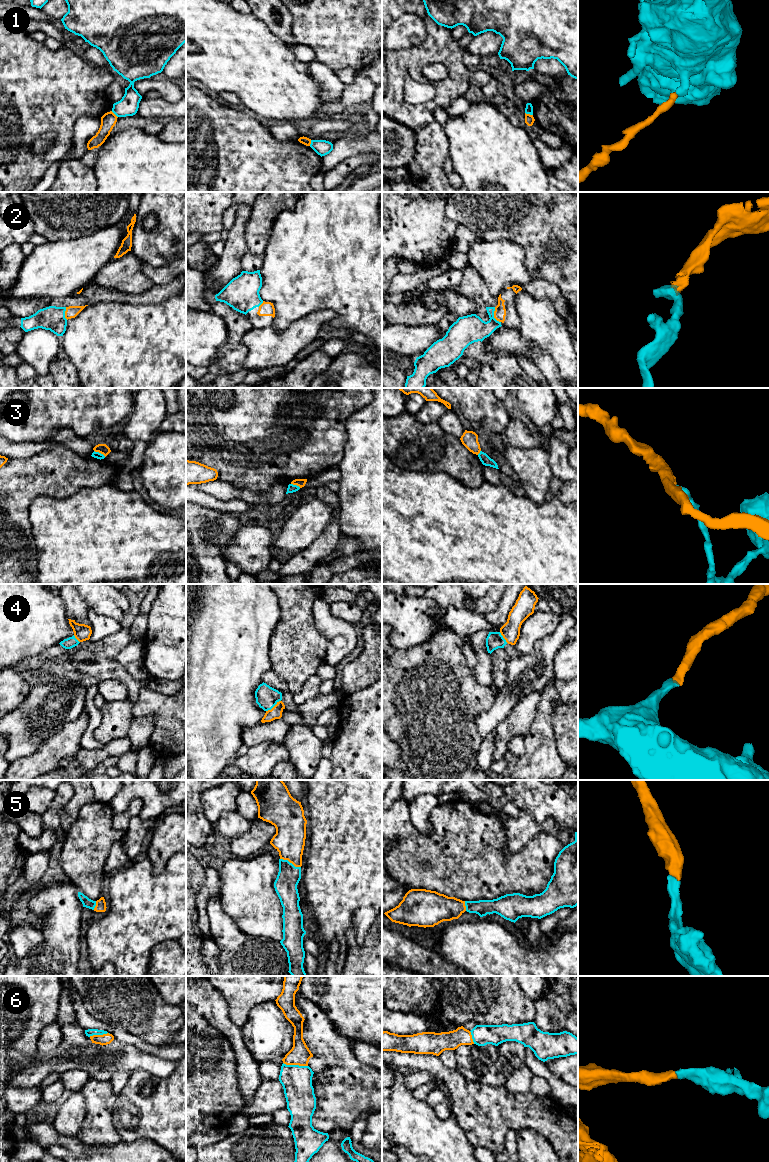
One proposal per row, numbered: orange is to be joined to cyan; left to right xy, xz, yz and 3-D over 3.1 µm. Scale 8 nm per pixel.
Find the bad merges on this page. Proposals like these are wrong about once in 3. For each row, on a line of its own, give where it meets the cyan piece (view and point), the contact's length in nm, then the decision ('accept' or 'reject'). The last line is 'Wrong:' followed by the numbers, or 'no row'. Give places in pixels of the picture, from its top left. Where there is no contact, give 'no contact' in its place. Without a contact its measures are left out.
1: meets cyan in yz at (529, 113); contact 70 nm long; reject
2: meets cyan in yz at (493, 315); contact 140 nm long; accept
3: meets cyan in xy at (100, 453); contact 110 nm long; reject
4: meets cyan in xz at (273, 706); contact 150 nm long; accept
5: meets cyan in xz at (289, 862); contact 180 nm long; accept
6: meets cyan in xz at (295, 1065); contact 200 nm long; accept
Wrong: 1, 3

